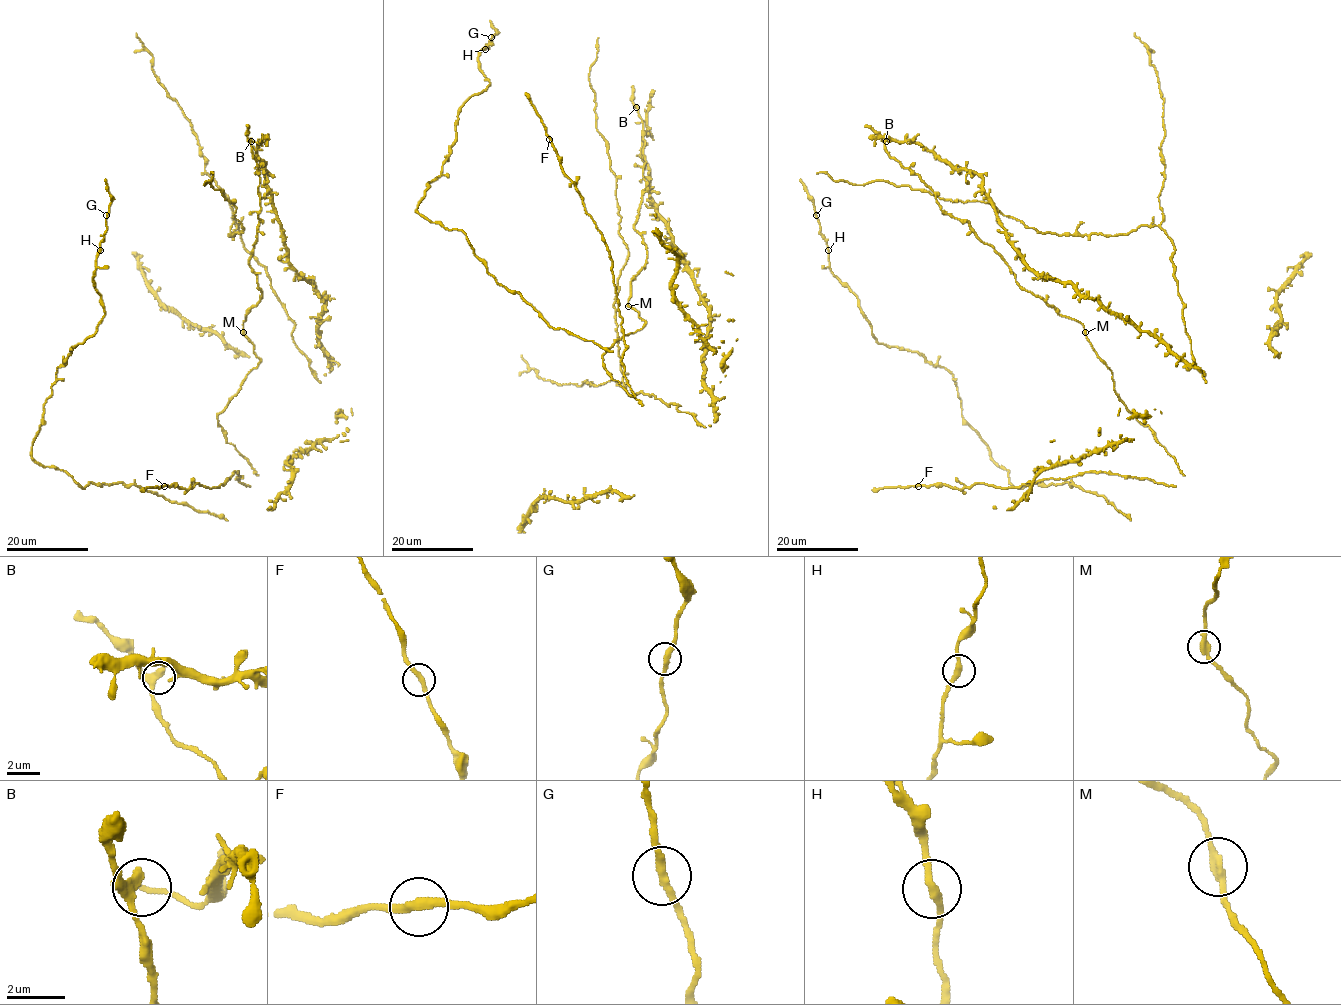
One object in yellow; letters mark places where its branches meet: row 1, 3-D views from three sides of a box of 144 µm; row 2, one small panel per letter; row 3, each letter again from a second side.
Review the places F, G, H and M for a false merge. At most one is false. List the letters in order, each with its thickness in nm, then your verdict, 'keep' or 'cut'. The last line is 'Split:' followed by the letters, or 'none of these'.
F: 300 nm thick; keep
G: 280 nm thick; keep
H: 280 nm thick; keep
M: 300 nm thick; keep
Split: none of these

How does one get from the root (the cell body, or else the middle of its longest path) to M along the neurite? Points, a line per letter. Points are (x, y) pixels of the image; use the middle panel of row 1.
M: (645, 181), (634, 228), (646, 247), (646, 263), (631, 280), (628, 306)

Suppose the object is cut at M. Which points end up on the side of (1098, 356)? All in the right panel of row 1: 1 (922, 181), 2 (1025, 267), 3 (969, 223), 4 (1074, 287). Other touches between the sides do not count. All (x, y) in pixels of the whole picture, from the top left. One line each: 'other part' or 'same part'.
1: other part
2: same part
3: other part
4: same part

